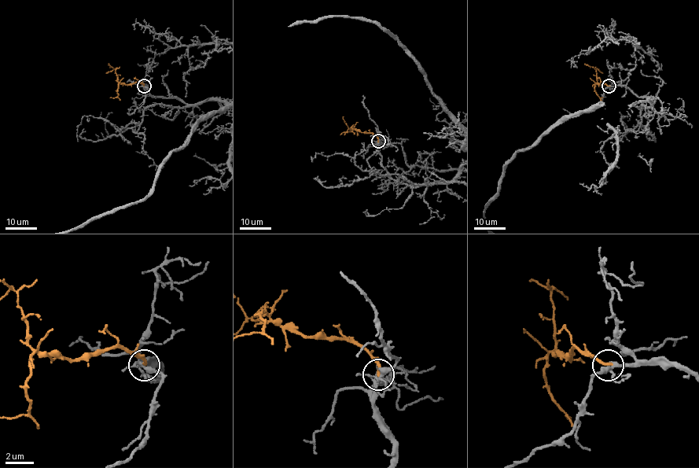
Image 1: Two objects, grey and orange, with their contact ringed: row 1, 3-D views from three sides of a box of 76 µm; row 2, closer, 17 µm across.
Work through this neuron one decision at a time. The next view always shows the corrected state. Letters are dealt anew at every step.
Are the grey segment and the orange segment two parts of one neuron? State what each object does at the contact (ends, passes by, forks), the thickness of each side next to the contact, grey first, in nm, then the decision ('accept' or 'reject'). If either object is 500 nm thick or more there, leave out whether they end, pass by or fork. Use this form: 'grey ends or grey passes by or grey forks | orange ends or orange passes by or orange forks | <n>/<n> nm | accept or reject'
grey forks | orange ends | 280/240 nm | accept

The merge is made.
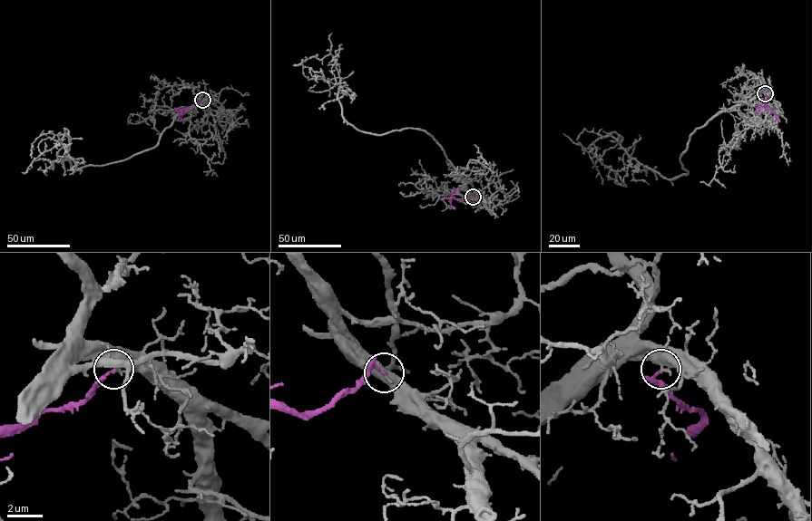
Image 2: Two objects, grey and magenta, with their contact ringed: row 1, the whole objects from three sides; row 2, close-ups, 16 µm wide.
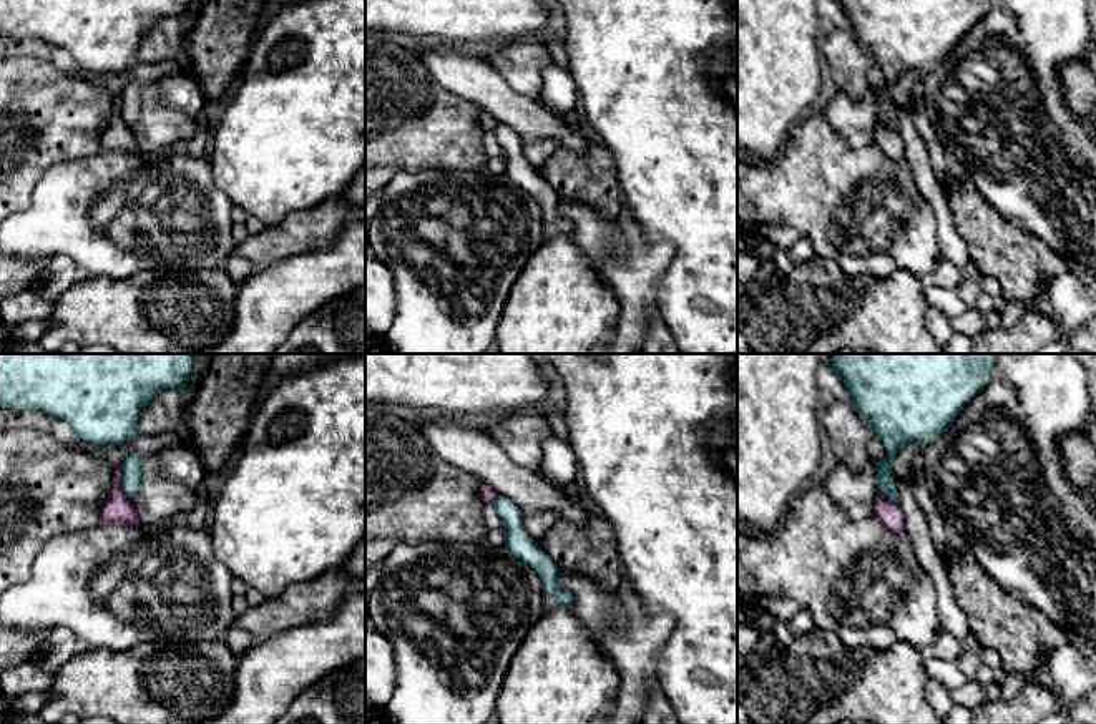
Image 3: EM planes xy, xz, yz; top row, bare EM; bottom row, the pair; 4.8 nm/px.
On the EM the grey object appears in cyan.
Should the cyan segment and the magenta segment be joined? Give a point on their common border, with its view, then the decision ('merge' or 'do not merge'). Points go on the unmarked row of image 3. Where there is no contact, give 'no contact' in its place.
contact xy (122, 112); do not merge

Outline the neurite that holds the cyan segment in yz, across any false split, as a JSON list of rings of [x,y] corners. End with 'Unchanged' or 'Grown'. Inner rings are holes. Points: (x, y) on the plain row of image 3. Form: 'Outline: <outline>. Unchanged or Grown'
Outline: [[[837,0],[850,22],[855,40],[872,55],[883,71],[885,86],[875,90],[877,118],[898,131],[890,90],[912,70],[928,71],[945,60],[990,10],[991,0]]]. Unchanged

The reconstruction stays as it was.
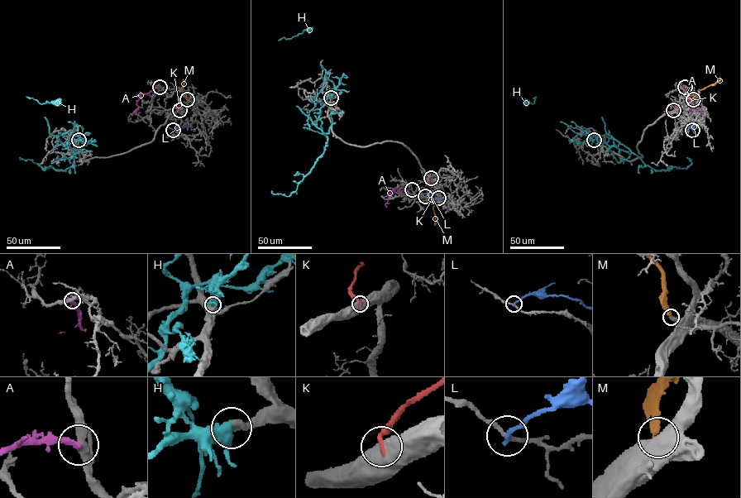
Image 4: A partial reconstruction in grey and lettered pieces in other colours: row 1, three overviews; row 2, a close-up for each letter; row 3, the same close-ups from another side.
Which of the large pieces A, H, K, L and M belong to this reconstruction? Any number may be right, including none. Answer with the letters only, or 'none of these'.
M

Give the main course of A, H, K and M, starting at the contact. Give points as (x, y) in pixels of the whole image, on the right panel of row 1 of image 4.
A: (685, 87), (691, 107), (703, 114)
H: (594, 140), (590, 134), (609, 146), (619, 143), (604, 135), (574, 132), (526, 102), (533, 104), (536, 97)
K: (673, 110), (695, 98)
M: (693, 99), (698, 92), (721, 79)

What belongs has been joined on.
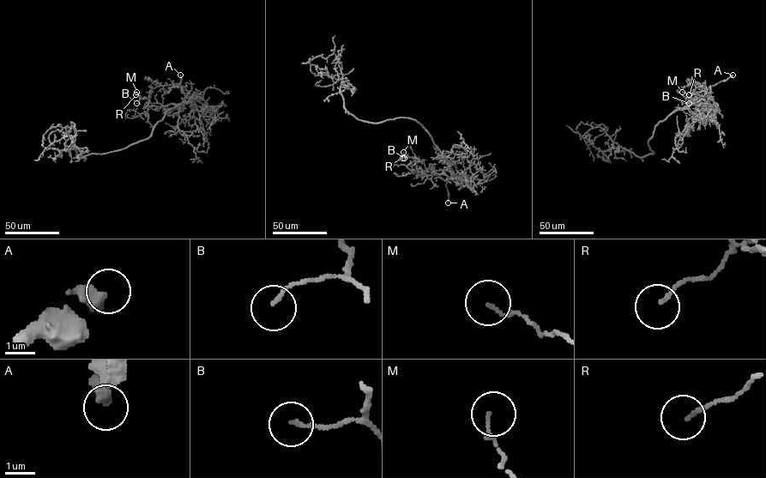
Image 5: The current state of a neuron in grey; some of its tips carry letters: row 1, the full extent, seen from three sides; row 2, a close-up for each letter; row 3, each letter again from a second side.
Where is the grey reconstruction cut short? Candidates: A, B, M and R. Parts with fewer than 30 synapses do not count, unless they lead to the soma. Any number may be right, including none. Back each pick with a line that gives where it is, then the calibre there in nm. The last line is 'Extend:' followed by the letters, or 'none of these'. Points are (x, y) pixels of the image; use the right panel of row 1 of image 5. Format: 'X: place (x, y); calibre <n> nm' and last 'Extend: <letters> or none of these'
Extend: none of these

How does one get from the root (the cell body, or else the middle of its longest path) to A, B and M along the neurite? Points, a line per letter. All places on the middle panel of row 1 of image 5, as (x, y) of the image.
A: (401, 117), (414, 119), (420, 124), (446, 159), (453, 174), (446, 184), (448, 202)
B: (401, 117), (414, 119), (425, 129), (449, 166), (440, 173), (426, 176), (419, 172), (414, 158), (404, 158)
M: (401, 117), (414, 119), (425, 129), (449, 166), (440, 173), (423, 175), (415, 160), (403, 152)

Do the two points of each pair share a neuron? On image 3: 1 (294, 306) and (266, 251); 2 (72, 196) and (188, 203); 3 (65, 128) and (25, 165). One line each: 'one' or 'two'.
1: two
2: one
3: one

